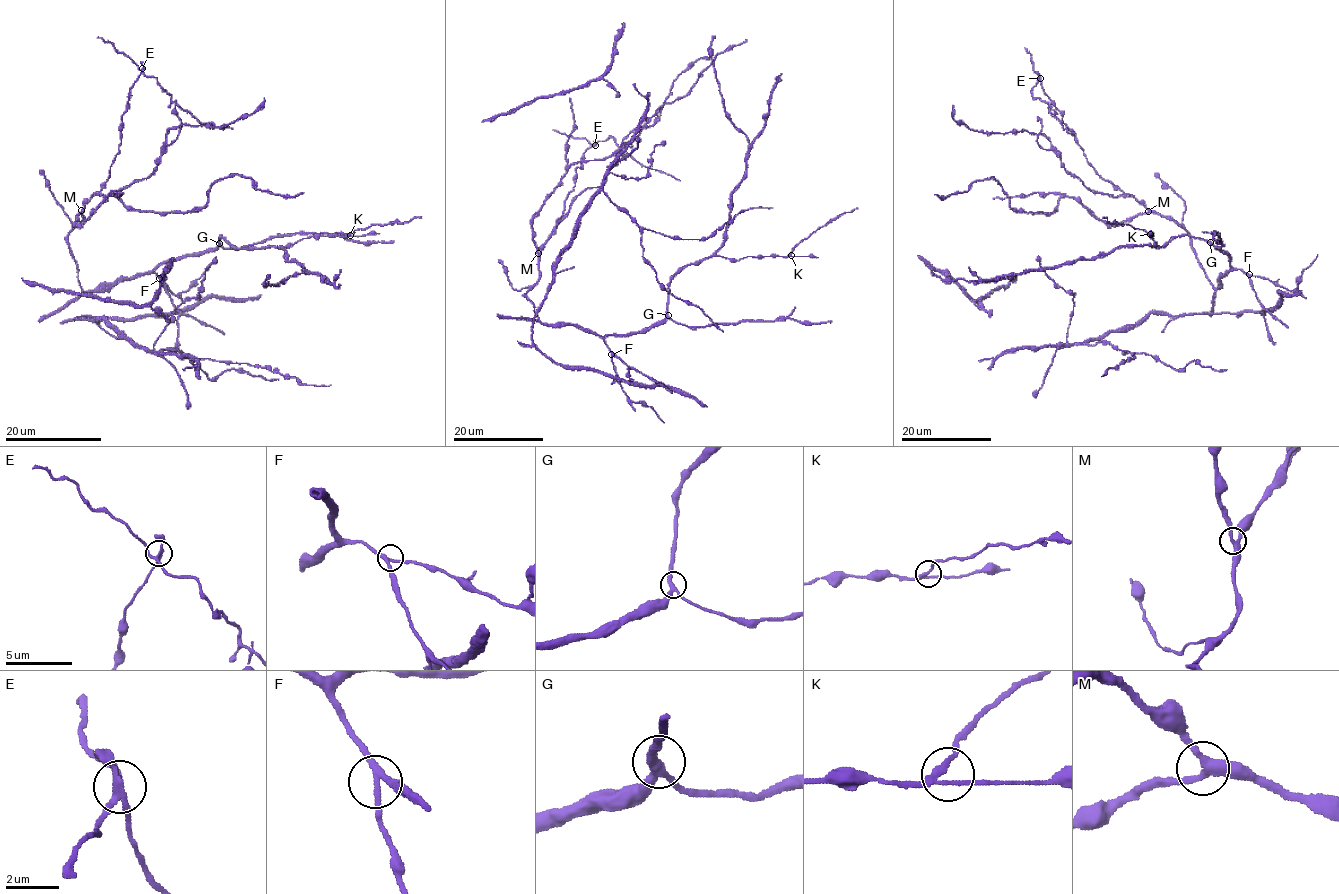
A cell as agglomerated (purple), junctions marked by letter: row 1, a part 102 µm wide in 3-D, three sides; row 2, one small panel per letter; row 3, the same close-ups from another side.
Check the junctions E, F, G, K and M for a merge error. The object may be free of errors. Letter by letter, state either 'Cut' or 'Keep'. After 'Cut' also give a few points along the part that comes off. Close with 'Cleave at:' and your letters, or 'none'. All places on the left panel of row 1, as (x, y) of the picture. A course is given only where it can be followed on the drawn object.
E: Cut. Course of the part to remove: (143, 69), (145, 75), (157, 80), (171, 100), (201, 123), (233, 129)
F: Keep
G: Keep
K: Keep
M: Keep
Cleave at: E

